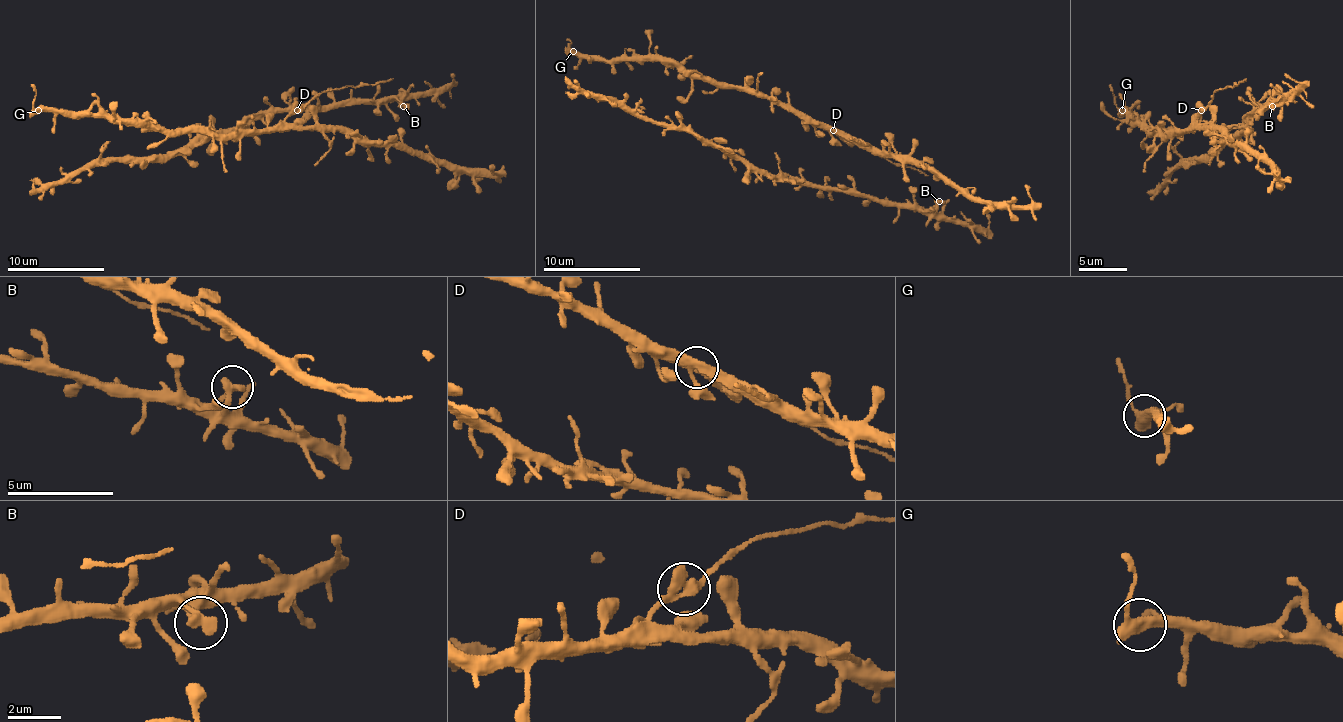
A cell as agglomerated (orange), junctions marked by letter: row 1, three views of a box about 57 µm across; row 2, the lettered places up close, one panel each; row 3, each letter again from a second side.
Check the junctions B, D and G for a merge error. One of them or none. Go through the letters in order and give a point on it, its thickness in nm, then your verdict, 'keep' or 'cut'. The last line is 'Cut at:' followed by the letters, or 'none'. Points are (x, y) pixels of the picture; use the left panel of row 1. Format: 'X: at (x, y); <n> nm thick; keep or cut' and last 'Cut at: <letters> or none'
B: at (403, 106); 360 nm thick; keep
D: at (297, 110); 420 nm thick; cut
G: at (38, 110); 480 nm thick; keep
Cut at: D

